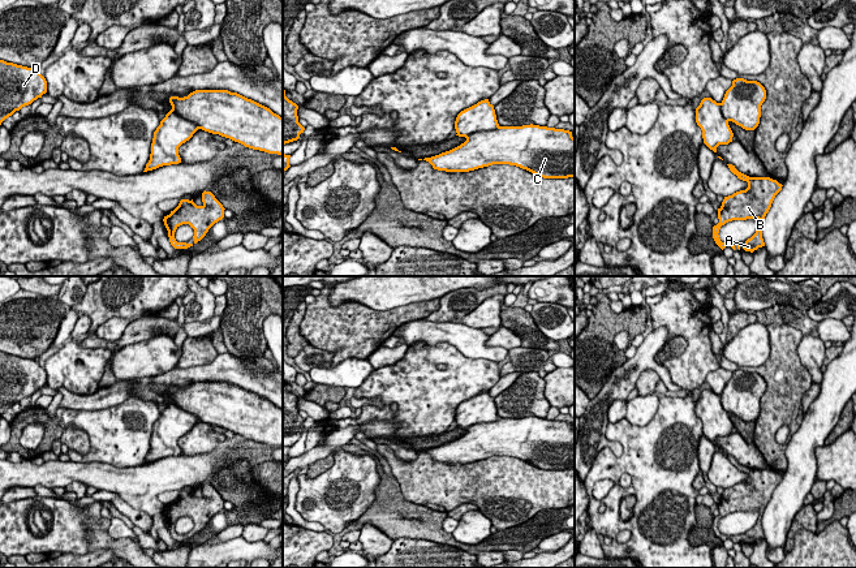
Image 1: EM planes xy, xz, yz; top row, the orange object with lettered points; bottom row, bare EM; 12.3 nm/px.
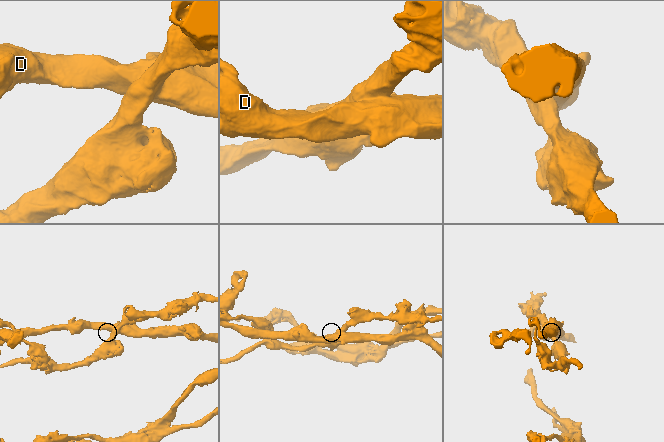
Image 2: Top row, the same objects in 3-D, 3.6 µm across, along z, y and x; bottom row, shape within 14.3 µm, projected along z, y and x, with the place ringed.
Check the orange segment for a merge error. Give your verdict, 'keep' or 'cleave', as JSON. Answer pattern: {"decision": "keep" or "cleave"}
{"decision": "cleave"}

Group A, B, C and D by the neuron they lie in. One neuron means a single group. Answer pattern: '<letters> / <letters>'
A B / C D

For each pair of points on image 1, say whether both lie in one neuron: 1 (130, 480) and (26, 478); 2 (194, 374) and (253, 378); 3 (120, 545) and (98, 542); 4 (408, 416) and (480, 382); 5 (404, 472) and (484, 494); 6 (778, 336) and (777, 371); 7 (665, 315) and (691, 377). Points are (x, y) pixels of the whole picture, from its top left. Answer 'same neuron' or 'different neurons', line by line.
1: same neuron
2: same neuron
3: same neuron
4: same neuron
5: same neuron
6: same neuron
7: same neuron

